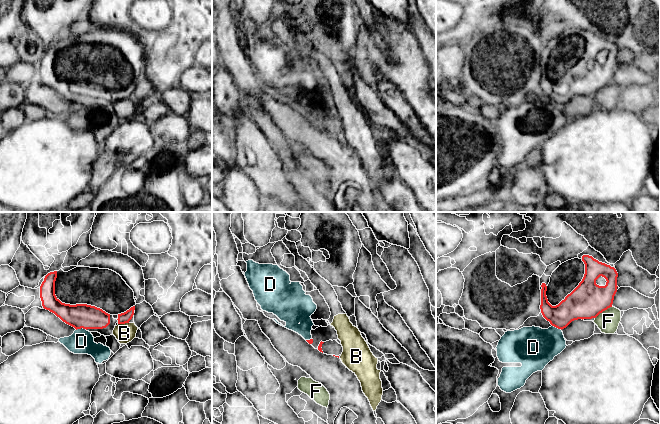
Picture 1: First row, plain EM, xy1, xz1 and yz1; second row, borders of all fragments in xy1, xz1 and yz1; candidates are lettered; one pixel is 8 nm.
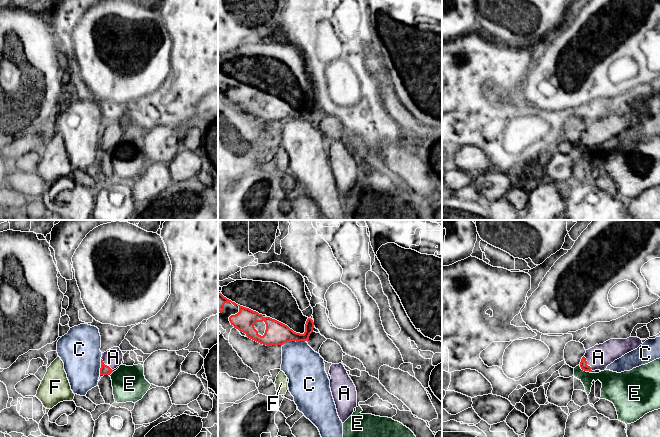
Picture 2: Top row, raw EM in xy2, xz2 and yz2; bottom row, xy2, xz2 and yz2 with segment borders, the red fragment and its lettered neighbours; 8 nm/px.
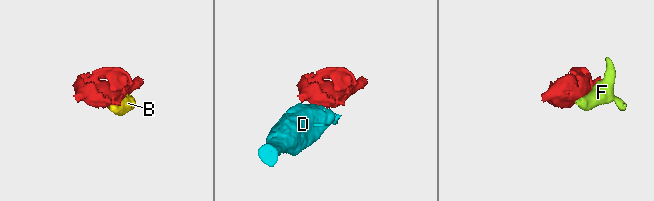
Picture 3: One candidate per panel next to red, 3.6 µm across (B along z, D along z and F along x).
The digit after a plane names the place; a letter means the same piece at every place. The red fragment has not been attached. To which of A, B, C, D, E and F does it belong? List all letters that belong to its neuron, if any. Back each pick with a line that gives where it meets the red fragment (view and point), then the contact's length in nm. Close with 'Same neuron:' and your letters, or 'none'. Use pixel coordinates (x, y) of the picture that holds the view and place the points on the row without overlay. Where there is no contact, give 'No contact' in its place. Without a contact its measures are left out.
A: Touches red at yz2 (586, 139). Shared border 140 nm
Same neuron: A

